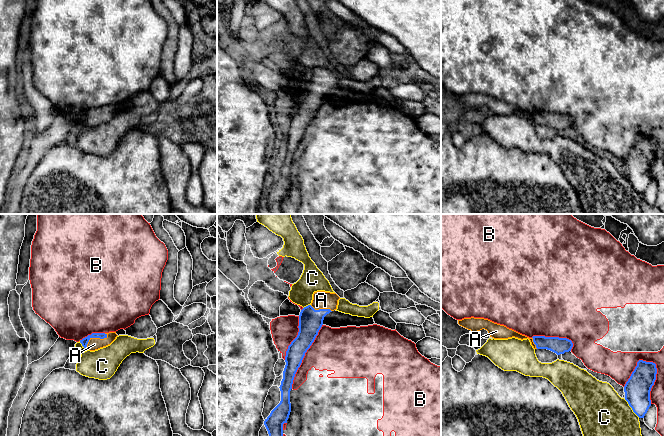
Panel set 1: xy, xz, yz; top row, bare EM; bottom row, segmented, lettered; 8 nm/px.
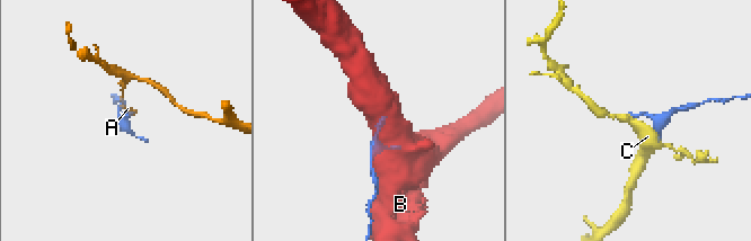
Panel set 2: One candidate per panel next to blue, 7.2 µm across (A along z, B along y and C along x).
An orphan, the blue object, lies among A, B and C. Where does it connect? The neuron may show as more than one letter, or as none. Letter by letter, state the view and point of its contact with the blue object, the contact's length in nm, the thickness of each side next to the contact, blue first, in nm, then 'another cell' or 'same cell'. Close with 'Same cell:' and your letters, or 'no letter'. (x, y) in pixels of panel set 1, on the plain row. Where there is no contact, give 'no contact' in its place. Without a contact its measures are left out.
A: contact xy (95, 113); length 220 nm; calibres 60 and 100 nm; same cell
B: contact yz (655, 152); length 380 nm; calibres 220 and 220 nm; another cell
C: contact yz (631, 183); length 200 nm; calibres 220 and 460 nm; another cell
Same cell: A

